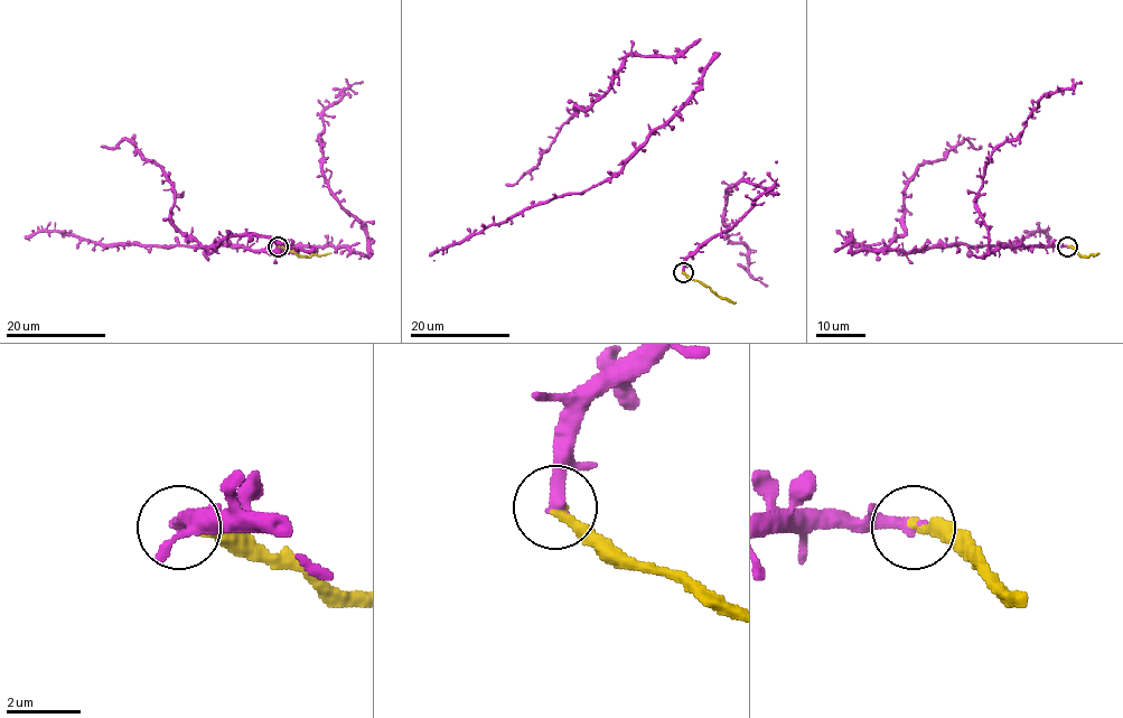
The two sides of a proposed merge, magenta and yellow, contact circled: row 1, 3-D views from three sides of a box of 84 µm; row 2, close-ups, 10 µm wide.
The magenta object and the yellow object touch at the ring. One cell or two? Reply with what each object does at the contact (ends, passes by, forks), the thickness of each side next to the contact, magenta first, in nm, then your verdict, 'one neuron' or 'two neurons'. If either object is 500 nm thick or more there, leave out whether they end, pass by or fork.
magenta ends; yellow ends; calibres 360 and 280 nm; two neurons

